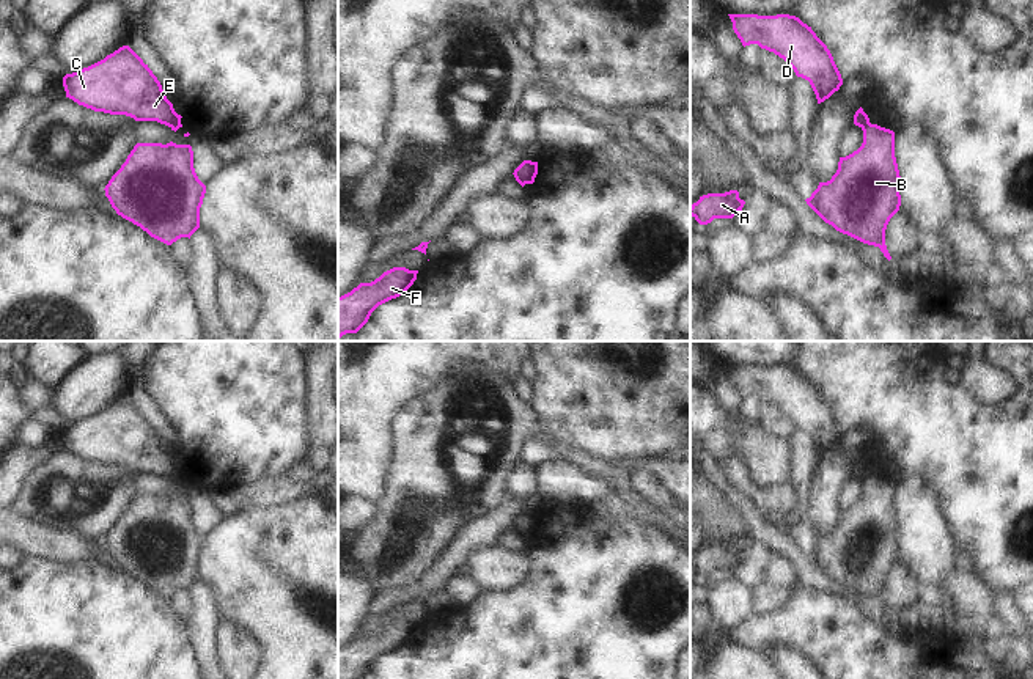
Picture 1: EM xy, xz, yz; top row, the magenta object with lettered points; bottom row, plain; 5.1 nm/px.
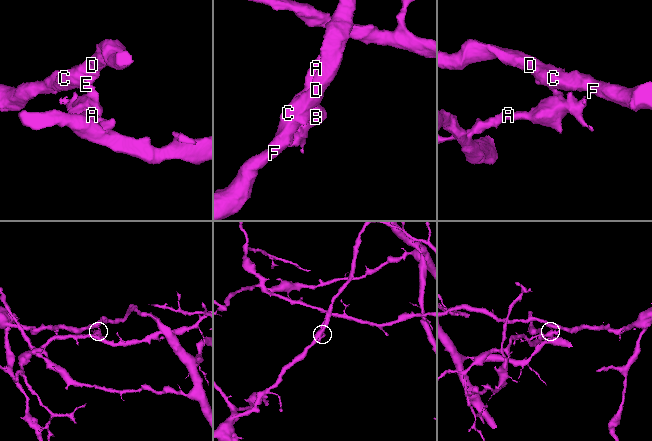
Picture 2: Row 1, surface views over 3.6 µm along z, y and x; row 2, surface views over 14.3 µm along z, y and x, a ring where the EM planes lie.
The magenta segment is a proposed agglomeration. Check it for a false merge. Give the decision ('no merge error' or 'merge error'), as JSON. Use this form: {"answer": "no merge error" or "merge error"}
{"answer": "merge error"}

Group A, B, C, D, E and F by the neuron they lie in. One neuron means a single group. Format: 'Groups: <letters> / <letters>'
Groups: A B / C D E F

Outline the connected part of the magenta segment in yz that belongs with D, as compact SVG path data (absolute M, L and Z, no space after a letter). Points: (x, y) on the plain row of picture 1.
M728 366L742 398L758 396L783 410L810 434L818 456L843 437L841 426L827 398L799 369L789 366Z

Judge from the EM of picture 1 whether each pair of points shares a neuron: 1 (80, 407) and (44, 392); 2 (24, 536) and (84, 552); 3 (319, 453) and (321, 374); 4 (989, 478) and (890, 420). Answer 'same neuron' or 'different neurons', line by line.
1: different neurons
2: same neuron
3: same neuron
4: same neuron

